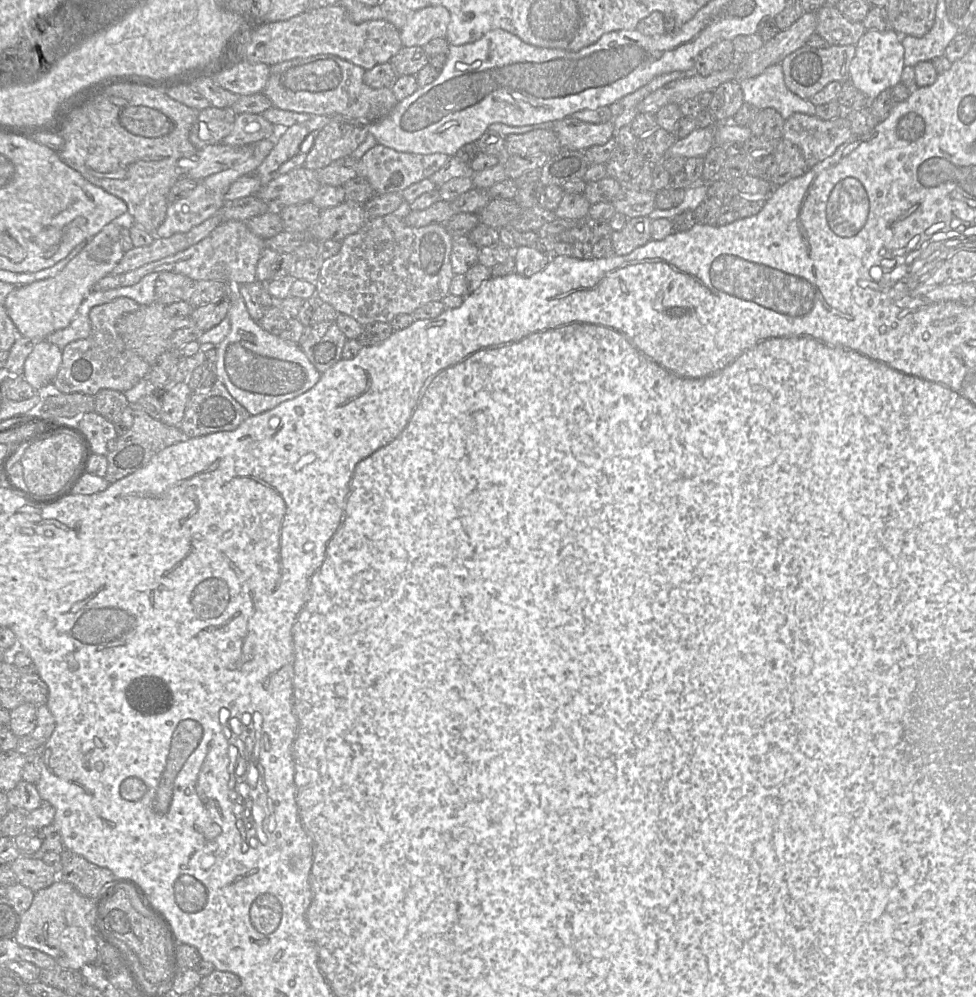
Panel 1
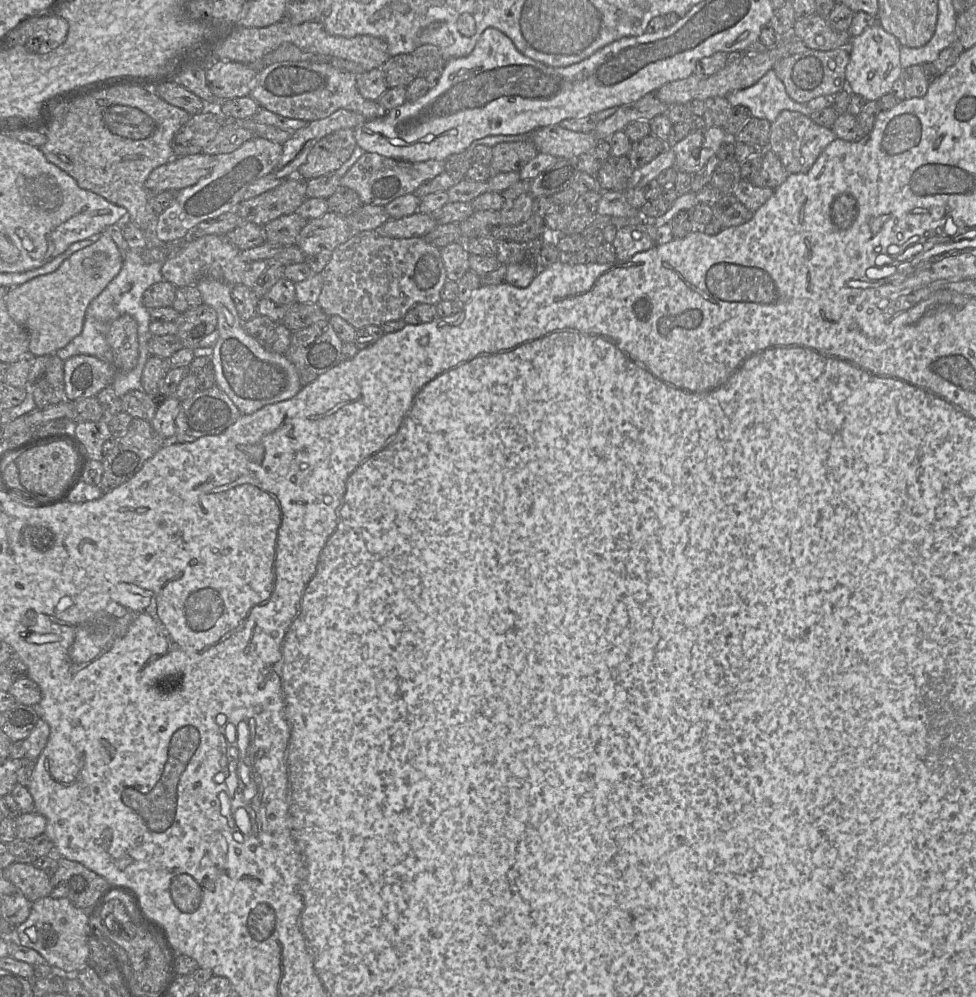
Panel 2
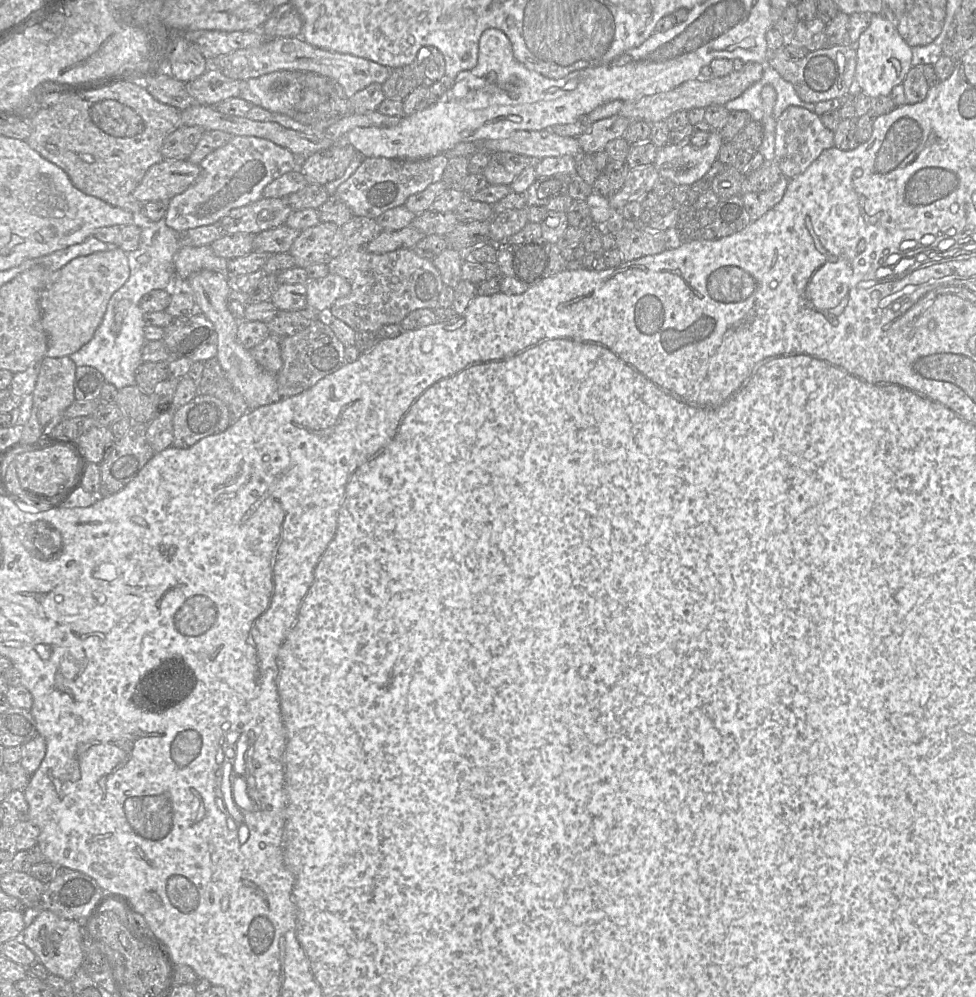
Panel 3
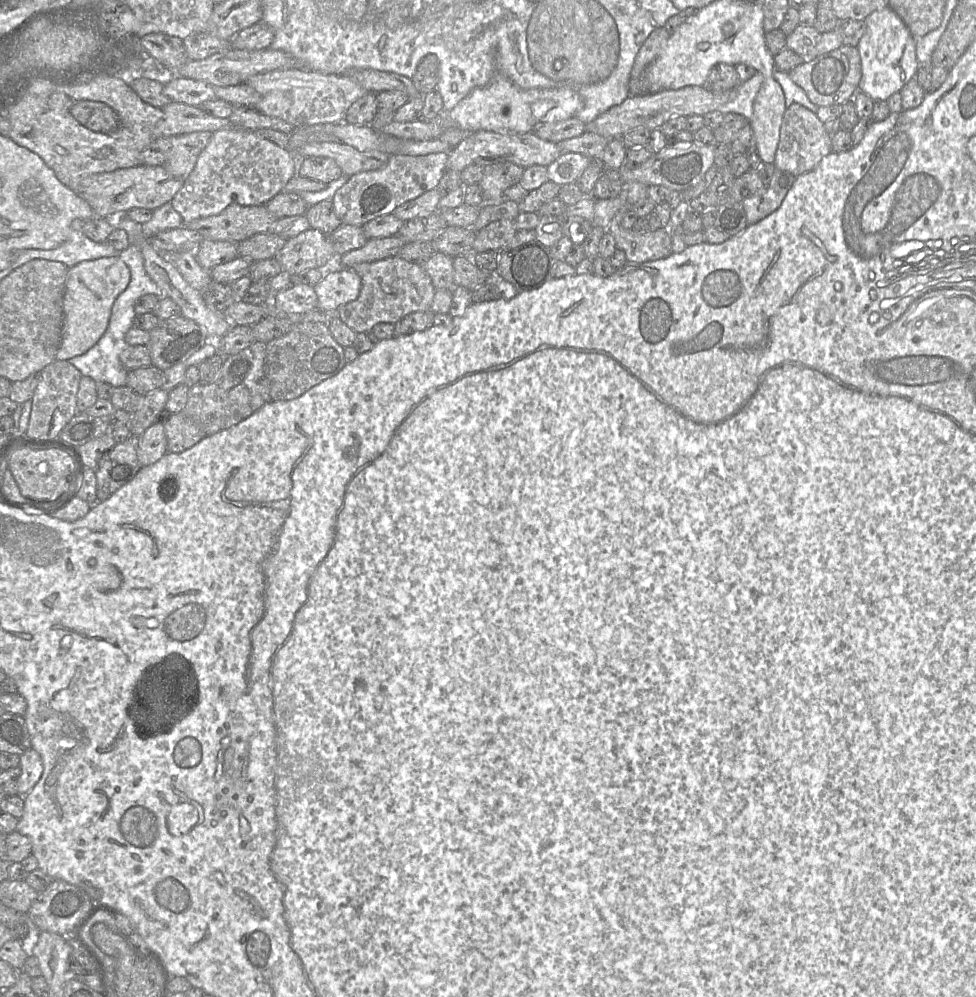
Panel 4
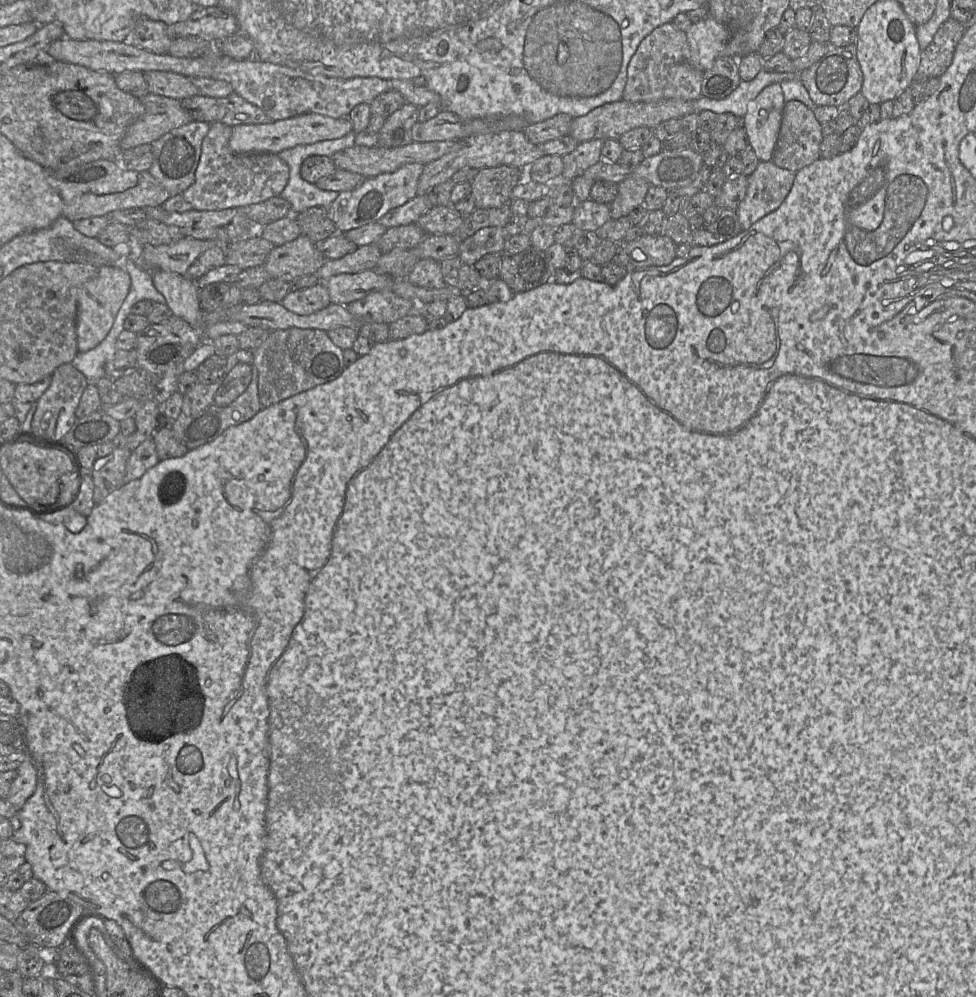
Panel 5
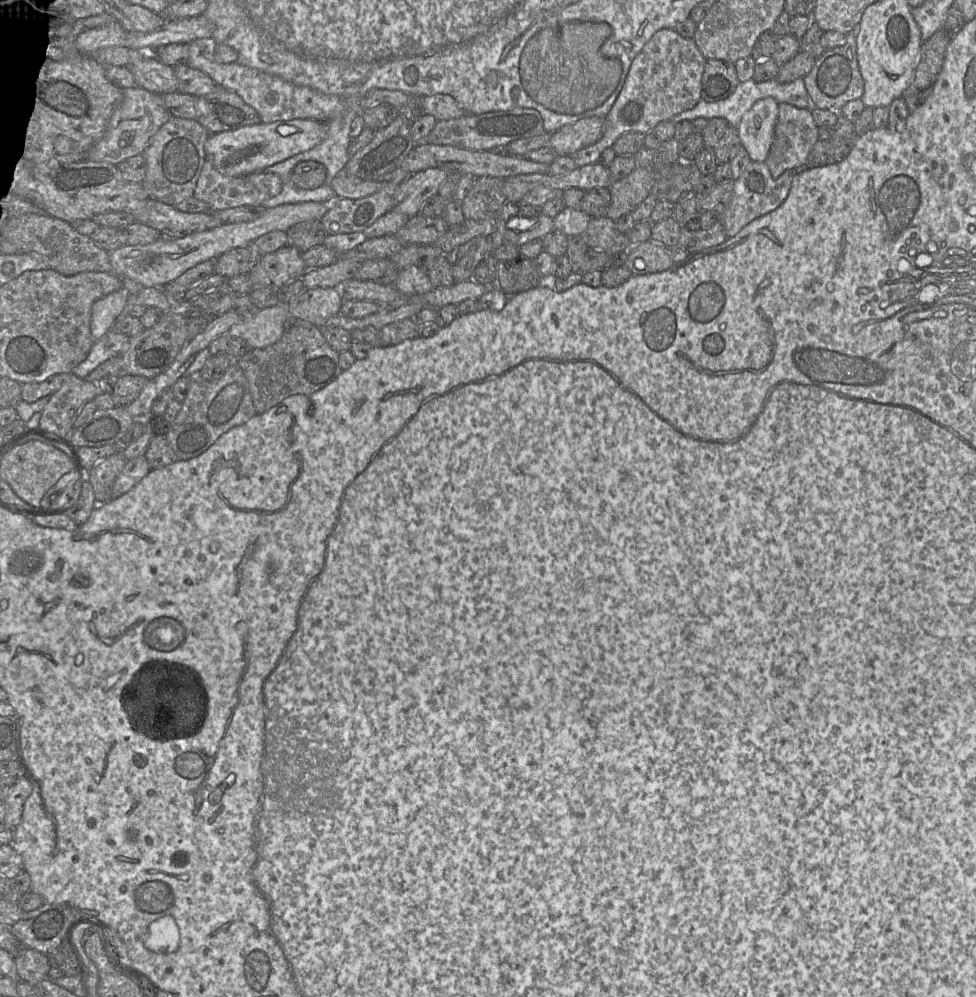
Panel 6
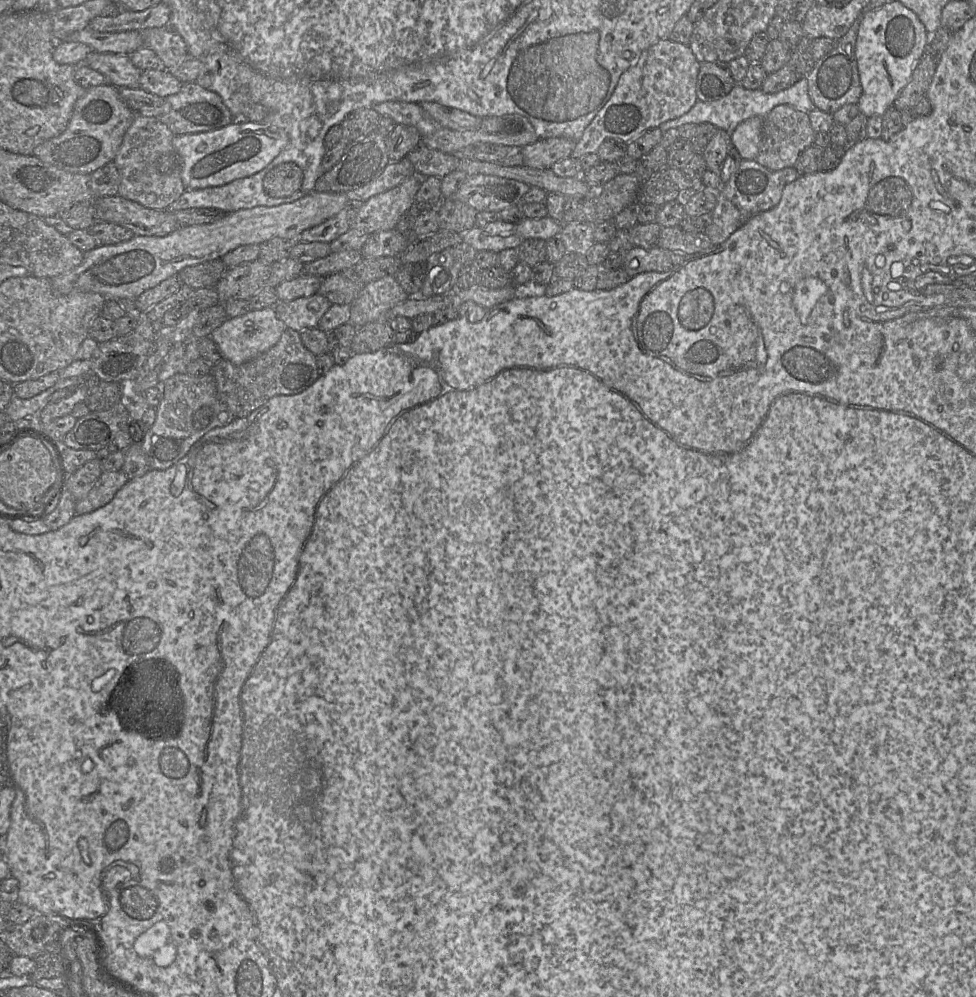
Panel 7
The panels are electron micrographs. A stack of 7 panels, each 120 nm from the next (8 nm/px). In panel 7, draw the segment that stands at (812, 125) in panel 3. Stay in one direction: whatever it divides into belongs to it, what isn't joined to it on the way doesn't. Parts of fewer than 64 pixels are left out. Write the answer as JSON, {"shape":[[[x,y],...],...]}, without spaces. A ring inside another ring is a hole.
{"shape":[[[778,105],[764,118],[762,139],[756,161],[769,170],[793,167],[798,158],[811,145],[814,145],[816,132],[813,130],[809,113],[788,105]]]}

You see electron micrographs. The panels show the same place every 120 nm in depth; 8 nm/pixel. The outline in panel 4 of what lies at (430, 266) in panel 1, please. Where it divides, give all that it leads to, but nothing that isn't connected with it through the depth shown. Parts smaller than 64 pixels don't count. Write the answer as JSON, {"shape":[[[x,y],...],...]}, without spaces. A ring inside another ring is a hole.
{"shape":[[[393,256],[356,264],[352,269],[361,278],[360,294],[356,300],[340,306],[336,315],[356,333],[371,331],[378,323],[396,324],[414,312],[430,311],[436,289],[422,265]]]}

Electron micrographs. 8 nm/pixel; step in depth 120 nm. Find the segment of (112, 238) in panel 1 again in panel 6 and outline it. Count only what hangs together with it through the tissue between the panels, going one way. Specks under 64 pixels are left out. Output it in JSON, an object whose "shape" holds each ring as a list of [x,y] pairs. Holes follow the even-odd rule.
{"shape":[[[122,287],[94,302],[90,320],[91,336],[94,341],[100,340],[112,329],[127,302],[128,296],[128,289]]]}

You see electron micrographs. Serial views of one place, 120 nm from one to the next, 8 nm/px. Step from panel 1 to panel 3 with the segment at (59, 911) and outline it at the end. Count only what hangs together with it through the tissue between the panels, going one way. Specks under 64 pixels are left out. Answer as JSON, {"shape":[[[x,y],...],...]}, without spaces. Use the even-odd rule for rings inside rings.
{"shape":[[[47,909],[32,913],[31,923],[14,938],[22,941],[45,966],[50,974],[71,981],[83,961],[79,920],[61,918]]]}

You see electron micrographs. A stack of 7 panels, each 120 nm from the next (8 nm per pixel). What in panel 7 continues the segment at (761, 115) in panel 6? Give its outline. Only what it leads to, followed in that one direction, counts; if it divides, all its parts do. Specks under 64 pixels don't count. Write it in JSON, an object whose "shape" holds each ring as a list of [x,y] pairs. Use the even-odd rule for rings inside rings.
{"shape":[[[754,116],[740,123],[731,133],[733,146],[743,159],[755,160],[760,149],[764,118]]]}

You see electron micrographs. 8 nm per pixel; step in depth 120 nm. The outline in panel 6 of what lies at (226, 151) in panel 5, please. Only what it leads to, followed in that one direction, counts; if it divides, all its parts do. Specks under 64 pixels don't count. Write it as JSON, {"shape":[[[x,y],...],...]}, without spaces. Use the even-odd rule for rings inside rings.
{"shape":[[[206,155],[193,197],[205,202],[208,211],[216,212],[243,205],[261,206],[268,199],[278,195],[282,186],[282,180],[278,175],[264,170],[238,177],[224,175],[215,168],[211,156]]]}

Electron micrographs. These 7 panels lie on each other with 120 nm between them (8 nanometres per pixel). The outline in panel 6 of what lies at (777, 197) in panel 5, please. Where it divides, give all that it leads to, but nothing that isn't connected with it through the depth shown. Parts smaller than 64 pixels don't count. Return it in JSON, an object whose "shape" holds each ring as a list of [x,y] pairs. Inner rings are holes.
{"shape":[[[751,161],[740,177],[734,180],[732,198],[721,214],[727,237],[734,237],[747,225],[778,209],[786,200],[798,170],[801,169],[790,169],[774,178],[764,162]]]}

